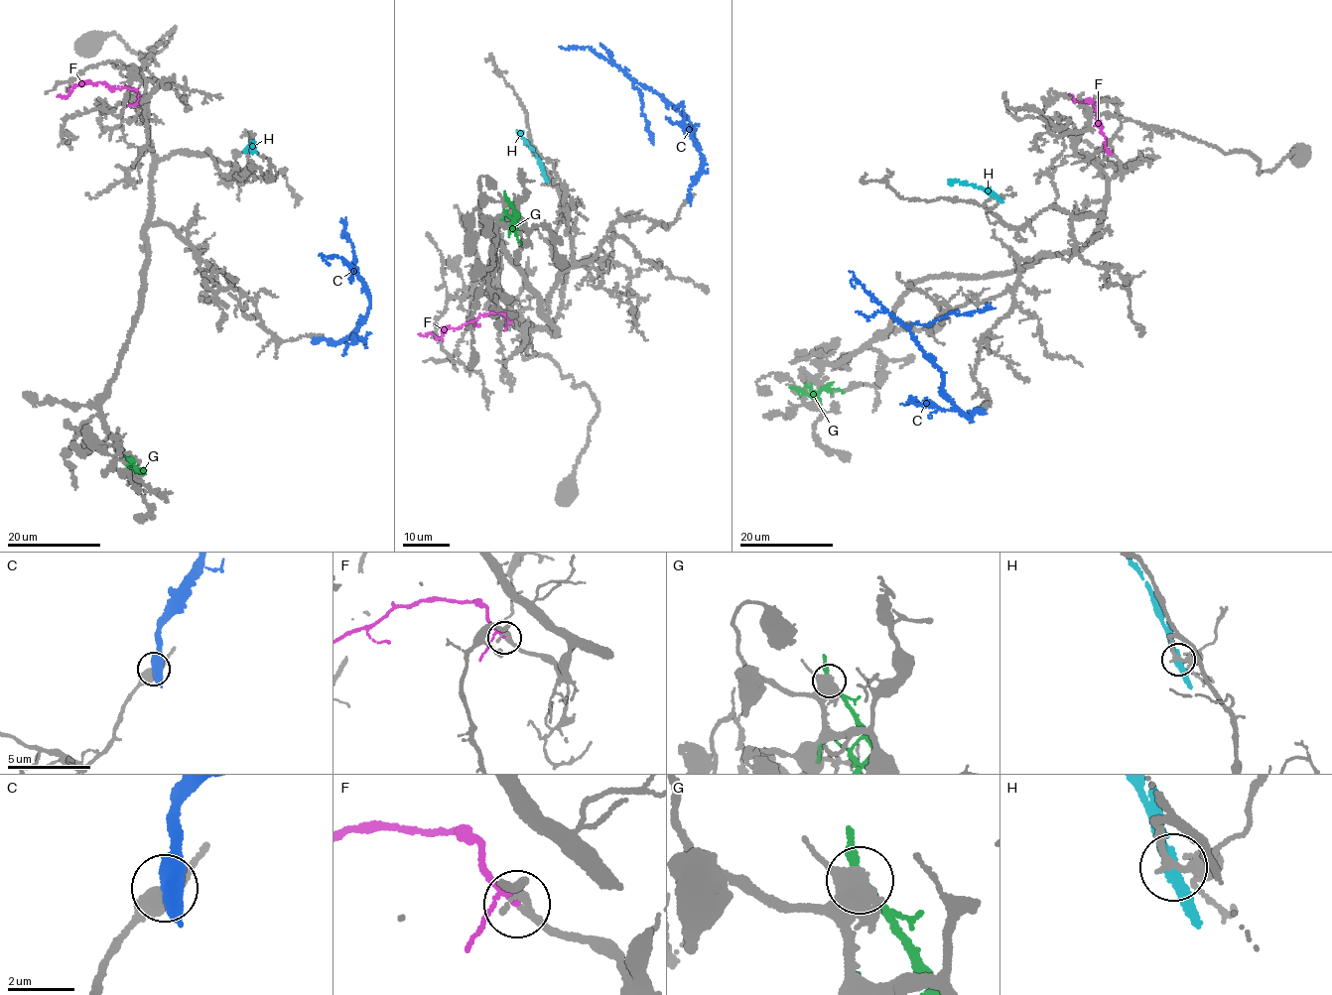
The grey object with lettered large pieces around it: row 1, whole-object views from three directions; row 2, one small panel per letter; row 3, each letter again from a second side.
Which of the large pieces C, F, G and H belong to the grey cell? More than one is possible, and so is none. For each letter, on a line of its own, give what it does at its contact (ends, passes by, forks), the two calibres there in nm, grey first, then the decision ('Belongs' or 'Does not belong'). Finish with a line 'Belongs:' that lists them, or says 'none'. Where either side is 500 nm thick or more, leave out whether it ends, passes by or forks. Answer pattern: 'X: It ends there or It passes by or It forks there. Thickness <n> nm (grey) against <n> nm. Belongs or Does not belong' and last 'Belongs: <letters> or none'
C: It passes by. Thickness 380 nm (grey) against 440 nm. Does not belong
F: It passes by. Thickness 180 nm (grey) against 150 nm. Belongs
G: It passes by. Thickness 400 nm (grey) against 240 nm. Does not belong
H: It passes by. Thickness 220 nm (grey) against 280 nm. Does not belong
Belongs: F

